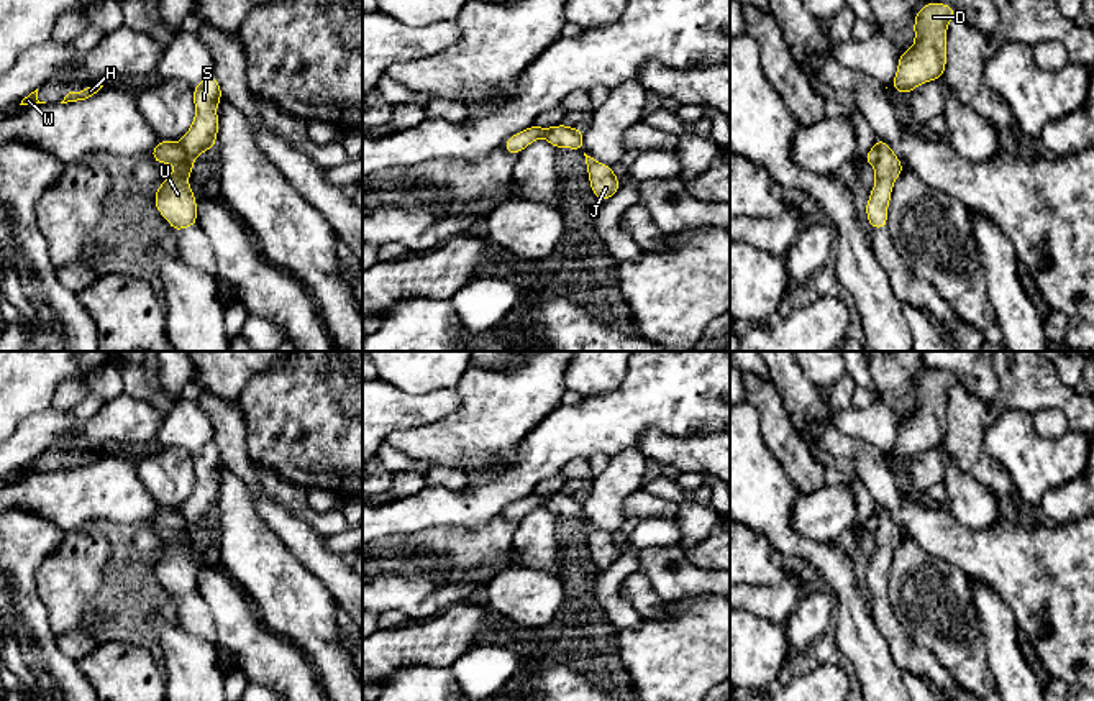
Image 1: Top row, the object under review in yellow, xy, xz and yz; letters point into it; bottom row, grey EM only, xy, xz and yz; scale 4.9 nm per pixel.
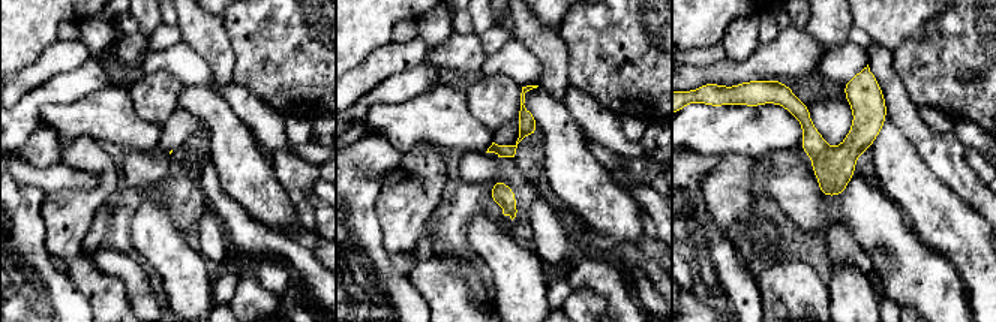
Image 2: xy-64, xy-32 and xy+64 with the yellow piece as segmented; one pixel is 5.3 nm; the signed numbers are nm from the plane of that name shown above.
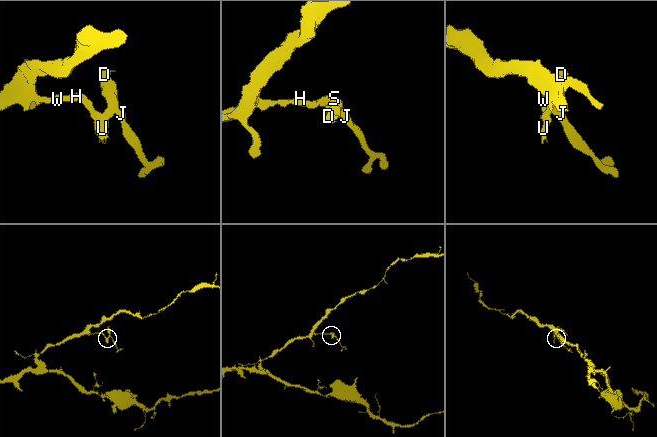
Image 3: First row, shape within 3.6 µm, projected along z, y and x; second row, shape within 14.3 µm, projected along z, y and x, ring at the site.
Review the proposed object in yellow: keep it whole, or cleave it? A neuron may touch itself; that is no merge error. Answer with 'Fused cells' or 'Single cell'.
Fused cells

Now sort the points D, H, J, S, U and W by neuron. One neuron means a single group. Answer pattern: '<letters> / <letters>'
D J S U / H W

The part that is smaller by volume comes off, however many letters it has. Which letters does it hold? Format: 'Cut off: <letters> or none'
Cut off: D, J, S, U

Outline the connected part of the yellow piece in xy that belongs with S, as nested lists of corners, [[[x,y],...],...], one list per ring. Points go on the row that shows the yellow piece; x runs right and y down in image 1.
[[[215,76],[205,77],[192,89],[195,118],[179,143],[185,153],[184,163],[177,164],[179,171],[175,174],[169,172],[162,186],[154,190],[156,210],[169,222],[175,235],[184,227],[198,227],[198,205],[185,179],[192,176],[194,159],[207,149],[215,149],[218,135],[218,113],[215,107],[223,99]]]

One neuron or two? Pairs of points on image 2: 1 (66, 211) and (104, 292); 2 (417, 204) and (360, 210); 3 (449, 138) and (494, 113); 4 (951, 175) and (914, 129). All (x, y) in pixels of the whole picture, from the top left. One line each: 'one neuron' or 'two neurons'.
1: one neuron
2: two neurons
3: two neurons
4: one neuron

